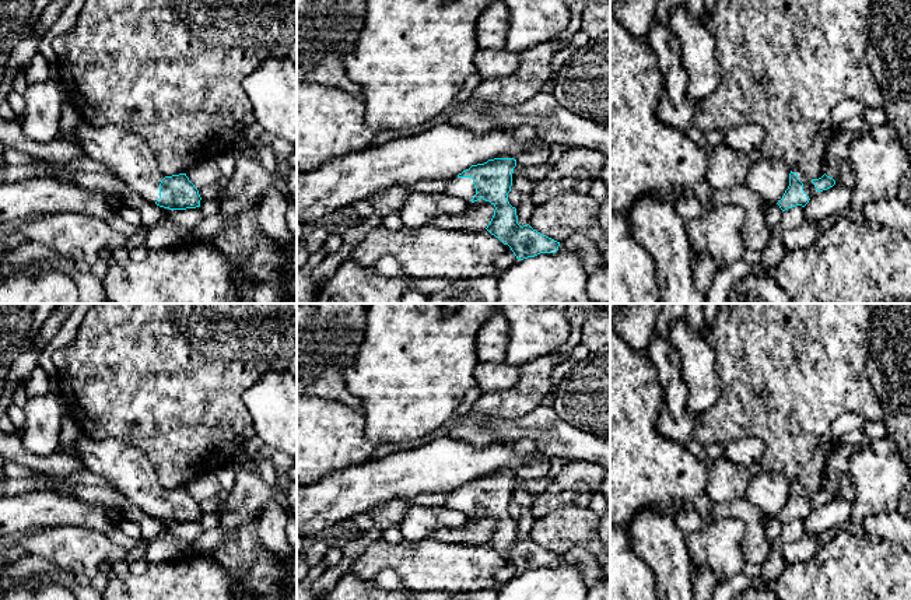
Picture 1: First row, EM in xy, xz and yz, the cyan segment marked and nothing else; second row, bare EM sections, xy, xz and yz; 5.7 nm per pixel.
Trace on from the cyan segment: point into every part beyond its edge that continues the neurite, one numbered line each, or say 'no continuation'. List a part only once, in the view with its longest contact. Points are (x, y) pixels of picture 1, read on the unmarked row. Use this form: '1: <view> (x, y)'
1: xz (462, 501)

